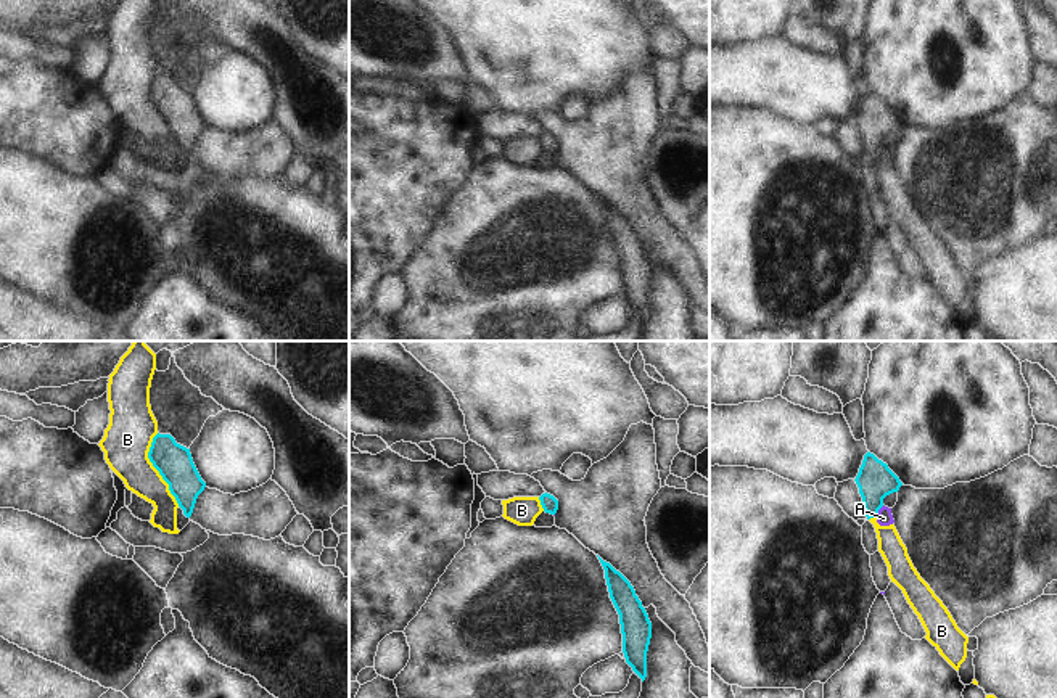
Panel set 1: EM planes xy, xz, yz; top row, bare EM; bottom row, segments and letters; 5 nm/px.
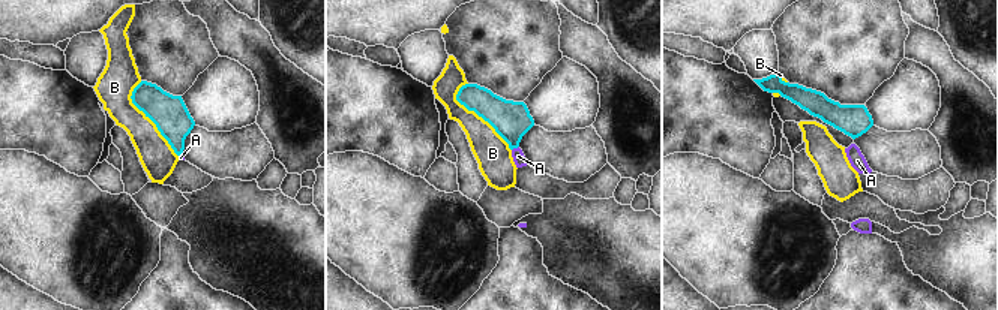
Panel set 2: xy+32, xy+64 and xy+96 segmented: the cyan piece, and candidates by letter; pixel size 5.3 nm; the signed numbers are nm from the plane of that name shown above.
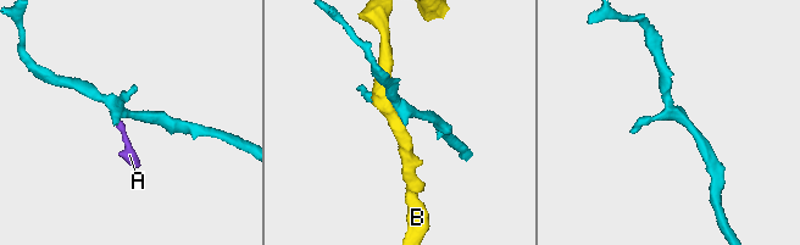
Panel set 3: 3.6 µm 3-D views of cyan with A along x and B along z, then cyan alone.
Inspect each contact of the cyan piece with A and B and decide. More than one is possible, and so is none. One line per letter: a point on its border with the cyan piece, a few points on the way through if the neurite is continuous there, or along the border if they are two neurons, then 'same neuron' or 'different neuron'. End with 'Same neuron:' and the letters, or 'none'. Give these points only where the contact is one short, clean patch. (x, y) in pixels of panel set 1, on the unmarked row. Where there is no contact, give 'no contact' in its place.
A: meets cyan in yz at (877, 151); runs through yz (876, 121), (877, 151), (884, 158); same neuron
B: meets cyan in xy at (156, 108); different neuron
Same neuron: A

